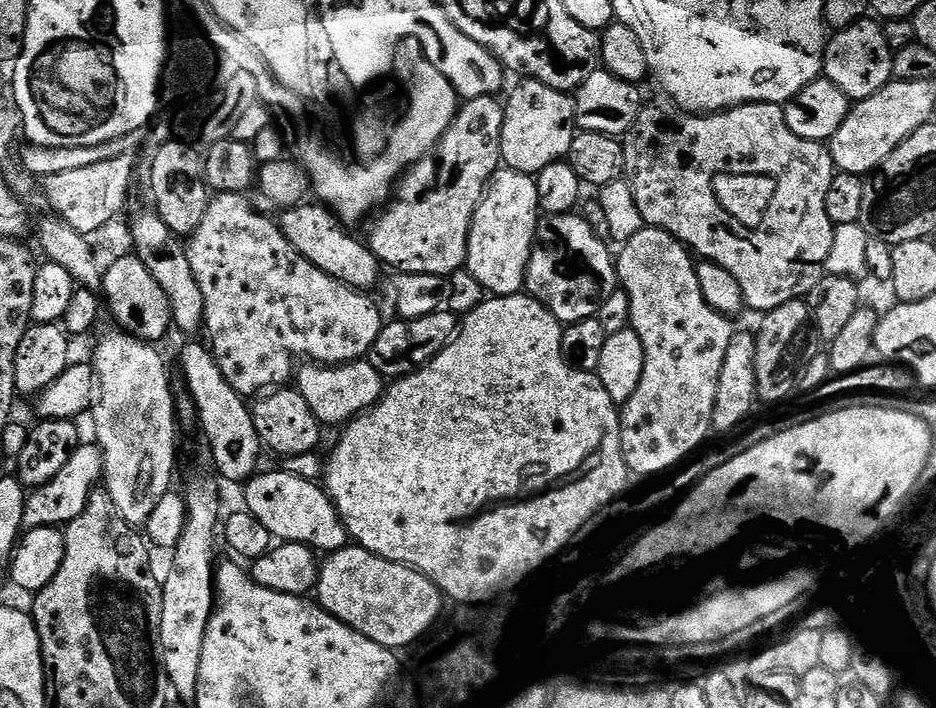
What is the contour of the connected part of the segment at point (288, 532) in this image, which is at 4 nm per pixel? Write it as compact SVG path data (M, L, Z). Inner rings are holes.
M287 470L262 472L253 475L243 485L243 507L254 514L254 518L258 518L258 522L262 522L262 526L266 526L266 530L270 530L277 541L306 544L324 554L336 552L349 543L350 537L336 507L317 481L295 476Z

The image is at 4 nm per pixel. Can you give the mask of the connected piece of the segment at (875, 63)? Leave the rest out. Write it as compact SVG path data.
M861 18L855 20L850 26L839 29L835 33L836 36L827 41L824 45L824 70L823 79L834 82L834 86L838 86L838 90L842 90L842 94L846 94L849 101L859 102L870 98L874 94L878 94L878 90L882 90L887 84L892 83L894 77L892 75L892 58L894 50L889 46L886 40L886 34L883 27L875 19Z

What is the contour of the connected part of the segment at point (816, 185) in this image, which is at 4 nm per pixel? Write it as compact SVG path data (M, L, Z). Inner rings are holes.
M753 100L747 104L737 104L735 108L725 108L722 112L711 114L693 114L687 110L677 110L672 106L667 107L663 108L660 104L652 104L649 108L648 105L641 107L634 126L622 140L625 152L623 175L626 177L626 183L632 192L634 202L638 206L638 214L644 219L645 225L649 228L661 228L662 231L668 232L675 240L691 249L697 257L712 260L726 270L730 270L730 274L734 274L734 278L742 290L745 305L749 309L752 307L757 314L773 312L774 309L786 302L807 297L807 292L815 293L830 258L830 246L834 246L834 234L836 233L835 227L830 222L830 214L826 214L826 194L830 191L830 182L833 176L837 175L838 172L836 165L832 163L831 151L819 140L807 140L794 134L794 130L790 130L790 126L786 122L783 107L778 104L767 104L761 100ZM714 168L778 168L778 178L780 178L778 200L772 204L770 214L766 216L770 220L768 220L768 228L764 232L758 232L758 230L754 232L754 224L742 222L736 214L732 214L724 206L724 202L718 196L718 190L712 190L708 184L708 178L710 178Z

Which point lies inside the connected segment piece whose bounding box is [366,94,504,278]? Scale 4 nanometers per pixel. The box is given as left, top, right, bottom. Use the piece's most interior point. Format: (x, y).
(424, 228)

